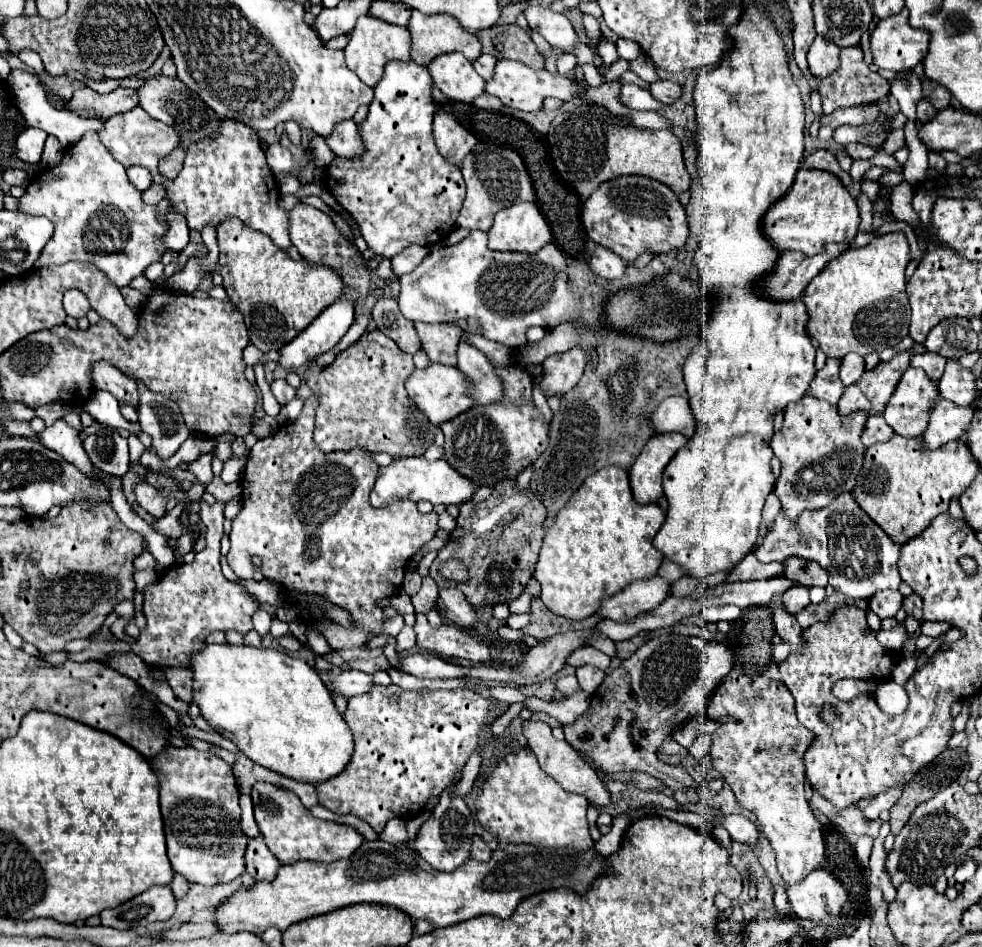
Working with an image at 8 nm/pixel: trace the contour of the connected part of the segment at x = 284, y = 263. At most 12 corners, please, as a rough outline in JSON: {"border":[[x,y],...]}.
{"border":[[238,218],[216,228],[250,342],[280,350],[344,292]]}

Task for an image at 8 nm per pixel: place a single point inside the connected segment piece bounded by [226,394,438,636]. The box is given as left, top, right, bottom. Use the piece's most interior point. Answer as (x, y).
(305, 514)

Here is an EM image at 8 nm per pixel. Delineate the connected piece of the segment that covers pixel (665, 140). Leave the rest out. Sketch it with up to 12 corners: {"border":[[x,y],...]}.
{"border":[[606,108],[558,114],[548,152],[586,200],[600,182],[646,176],[690,188],[670,130],[624,126]]}

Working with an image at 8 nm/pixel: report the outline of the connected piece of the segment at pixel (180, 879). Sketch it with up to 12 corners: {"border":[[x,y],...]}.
{"border":[[174,874],[170,888],[176,898],[190,890],[184,876]]}

